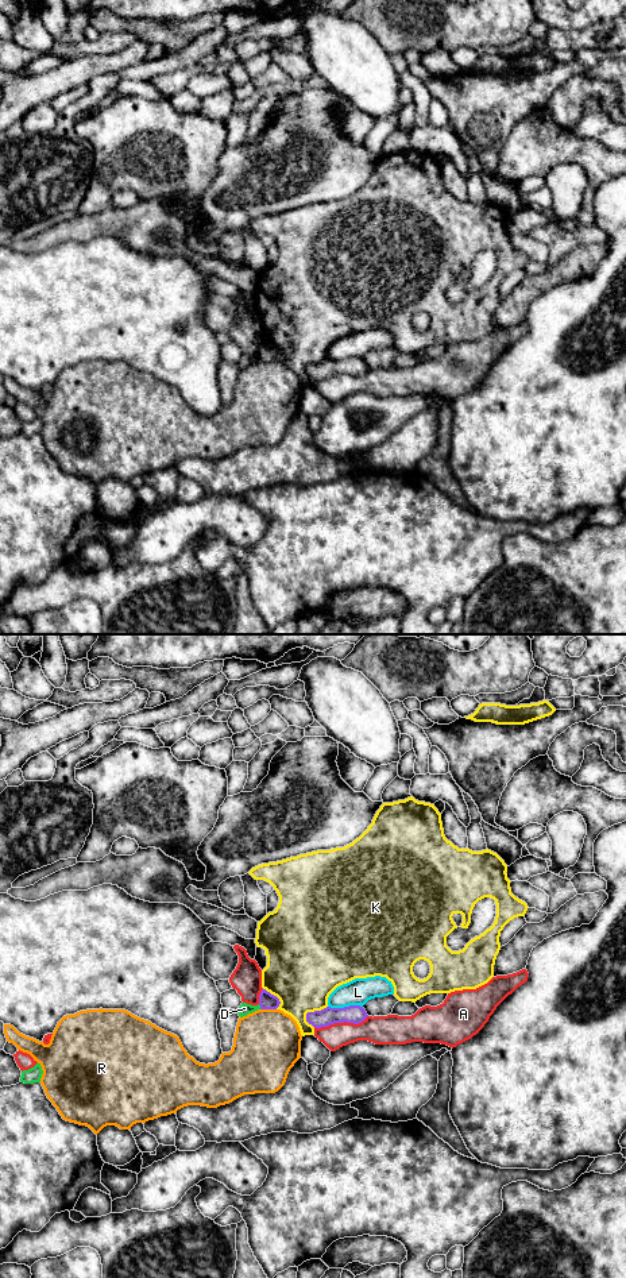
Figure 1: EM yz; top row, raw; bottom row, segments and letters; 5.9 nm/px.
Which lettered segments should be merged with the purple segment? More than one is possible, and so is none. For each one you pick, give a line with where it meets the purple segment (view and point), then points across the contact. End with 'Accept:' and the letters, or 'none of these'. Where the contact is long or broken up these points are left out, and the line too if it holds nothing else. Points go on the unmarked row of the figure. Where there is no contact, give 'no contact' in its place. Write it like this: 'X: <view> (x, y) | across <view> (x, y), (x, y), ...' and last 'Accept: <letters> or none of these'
Accept: none of these

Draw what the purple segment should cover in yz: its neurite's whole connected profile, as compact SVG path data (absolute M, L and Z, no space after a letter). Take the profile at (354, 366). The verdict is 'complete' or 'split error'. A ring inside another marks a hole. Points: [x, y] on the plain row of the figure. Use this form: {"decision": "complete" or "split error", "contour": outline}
{"decision": "complete", "contour": "M349 358L344 360L326 359L321 363L308 364L306 374L316 381L328 379L335 375L359 377L367 370L367 364L360 358Z"}

